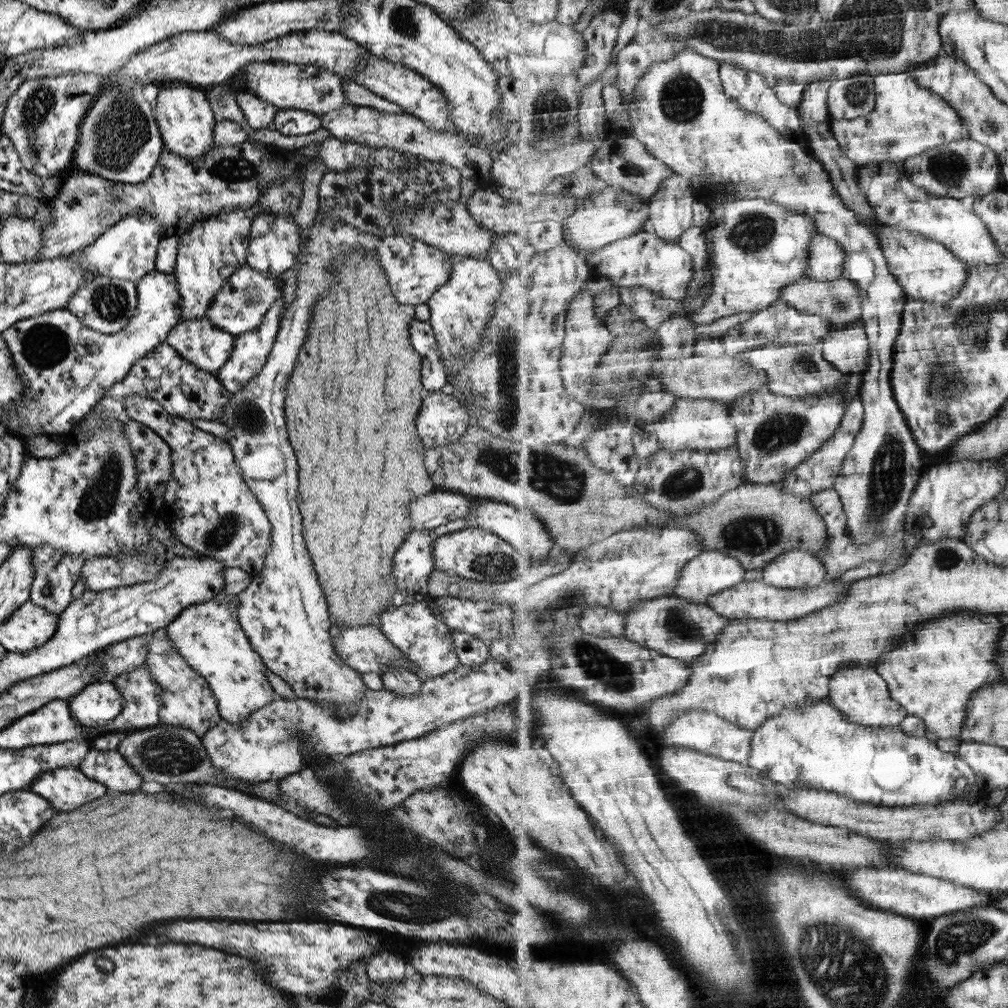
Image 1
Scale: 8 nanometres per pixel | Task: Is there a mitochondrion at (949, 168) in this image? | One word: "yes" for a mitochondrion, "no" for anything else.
yes

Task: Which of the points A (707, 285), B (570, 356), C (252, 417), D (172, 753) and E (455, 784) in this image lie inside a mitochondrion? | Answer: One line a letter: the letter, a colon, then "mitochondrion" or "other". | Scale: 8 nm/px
A: other
B: other
C: mitochondrion
D: mitochondrion
E: other

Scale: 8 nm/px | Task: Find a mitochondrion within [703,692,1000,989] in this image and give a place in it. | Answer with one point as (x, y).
(955, 946)

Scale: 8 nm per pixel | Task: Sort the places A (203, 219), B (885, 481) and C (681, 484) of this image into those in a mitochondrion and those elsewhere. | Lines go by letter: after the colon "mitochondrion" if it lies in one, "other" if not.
A: other
B: mitochondrion
C: mitochondrion

